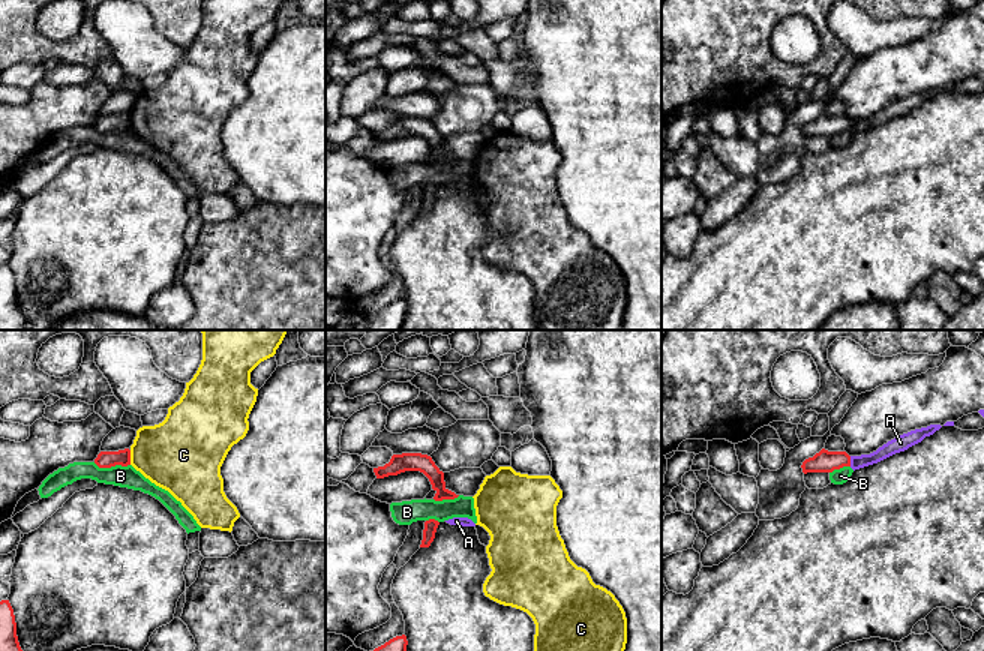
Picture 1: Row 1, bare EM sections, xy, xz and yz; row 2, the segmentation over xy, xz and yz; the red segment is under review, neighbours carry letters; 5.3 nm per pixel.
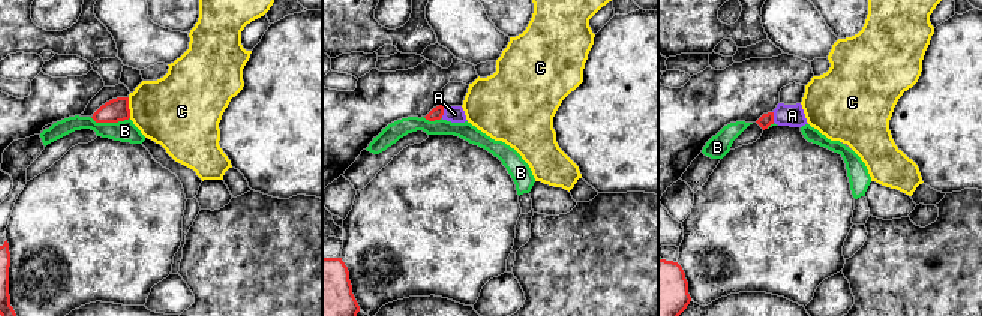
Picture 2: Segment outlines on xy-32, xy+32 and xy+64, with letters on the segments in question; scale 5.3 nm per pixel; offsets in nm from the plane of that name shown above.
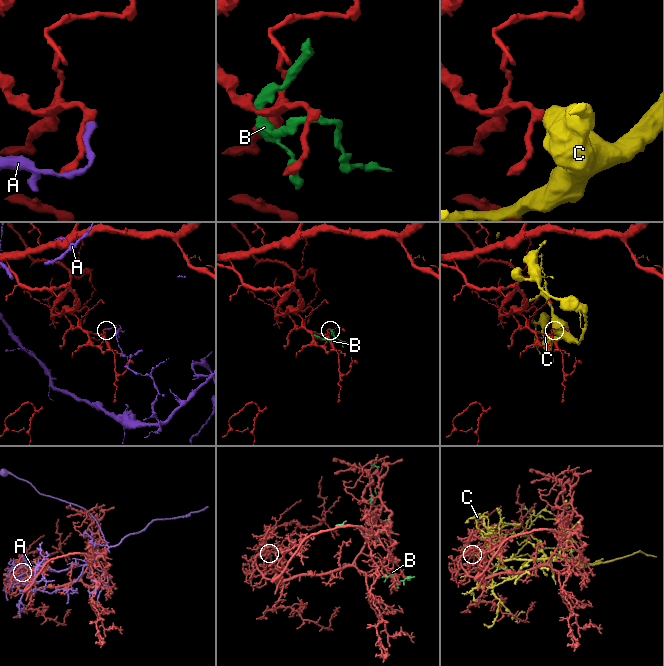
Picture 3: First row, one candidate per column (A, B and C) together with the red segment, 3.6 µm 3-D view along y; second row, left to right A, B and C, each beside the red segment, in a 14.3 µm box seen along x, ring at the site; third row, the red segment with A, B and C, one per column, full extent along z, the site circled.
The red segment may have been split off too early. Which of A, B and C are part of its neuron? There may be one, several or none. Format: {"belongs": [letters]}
{"belongs": ["B"]}

